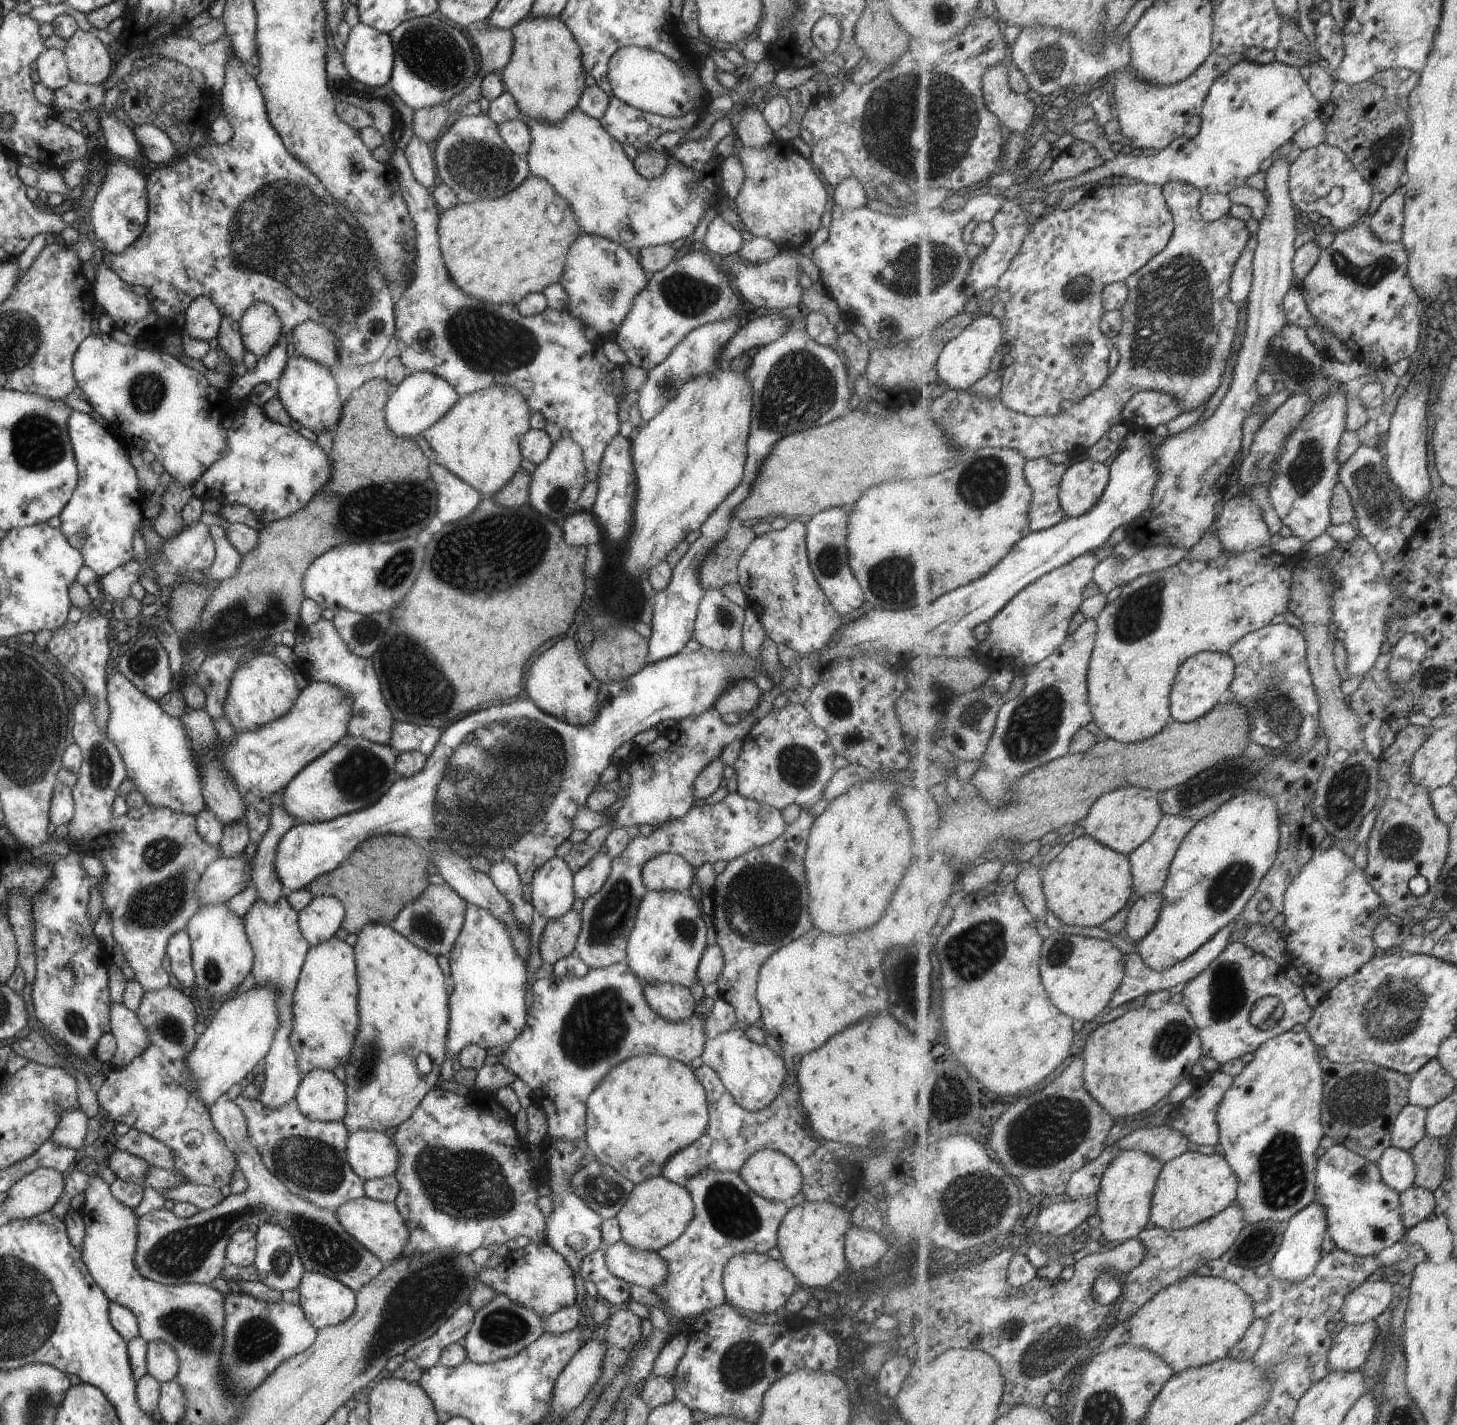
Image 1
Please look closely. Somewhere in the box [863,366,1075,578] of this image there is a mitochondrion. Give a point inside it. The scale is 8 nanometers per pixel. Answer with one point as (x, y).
(984, 481)

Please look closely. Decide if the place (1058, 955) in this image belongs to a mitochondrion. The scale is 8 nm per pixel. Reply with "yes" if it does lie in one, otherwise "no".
yes

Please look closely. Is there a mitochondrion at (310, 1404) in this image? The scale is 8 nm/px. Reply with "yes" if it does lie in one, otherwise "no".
no

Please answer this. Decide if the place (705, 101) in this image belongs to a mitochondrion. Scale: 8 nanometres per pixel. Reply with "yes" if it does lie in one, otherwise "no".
no

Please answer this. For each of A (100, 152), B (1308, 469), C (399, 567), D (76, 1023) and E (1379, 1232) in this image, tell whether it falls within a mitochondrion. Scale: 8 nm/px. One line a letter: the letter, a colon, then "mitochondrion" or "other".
A: other
B: mitochondrion
C: mitochondrion
D: mitochondrion
E: mitochondrion

